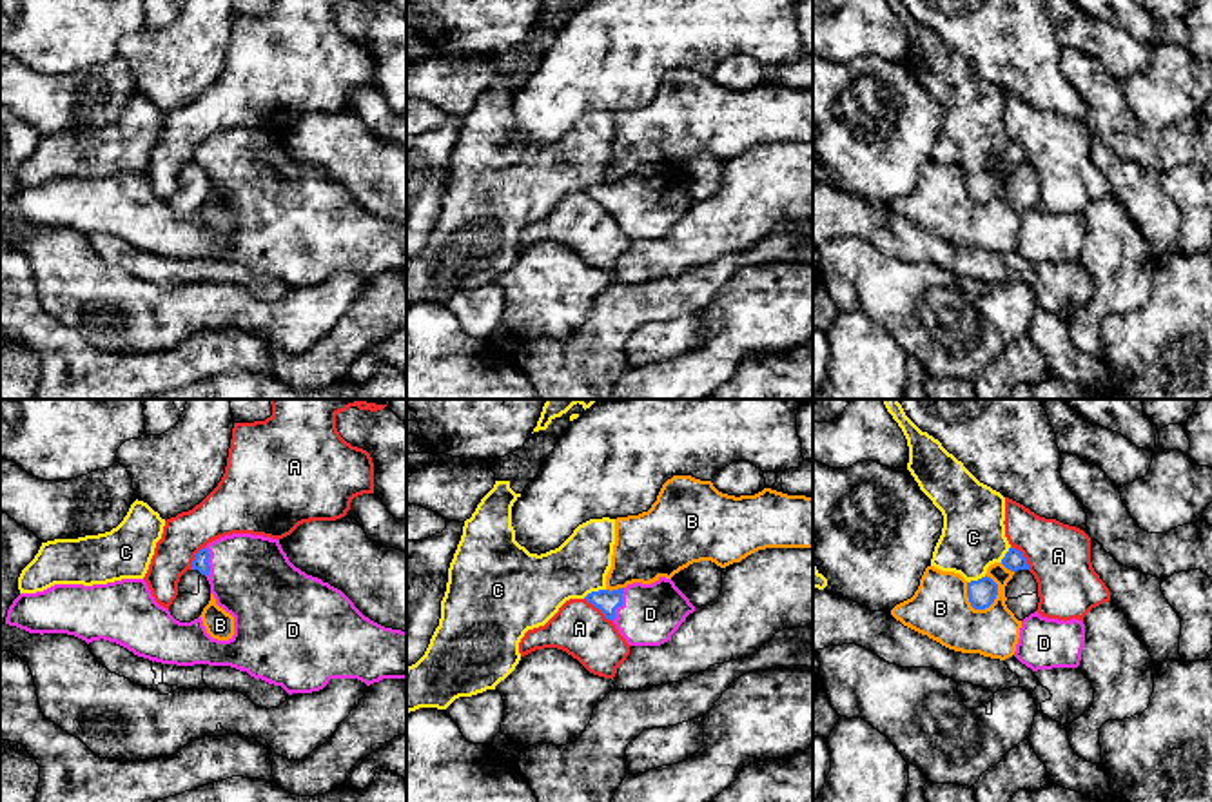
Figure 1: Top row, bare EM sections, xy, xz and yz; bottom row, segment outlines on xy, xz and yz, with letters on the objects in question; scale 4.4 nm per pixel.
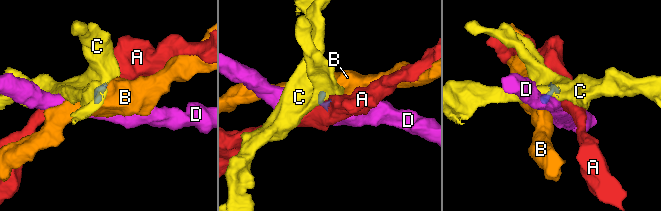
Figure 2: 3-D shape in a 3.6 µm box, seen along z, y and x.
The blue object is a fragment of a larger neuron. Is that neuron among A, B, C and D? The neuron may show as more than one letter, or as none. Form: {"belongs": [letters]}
{"belongs": ["D"]}

